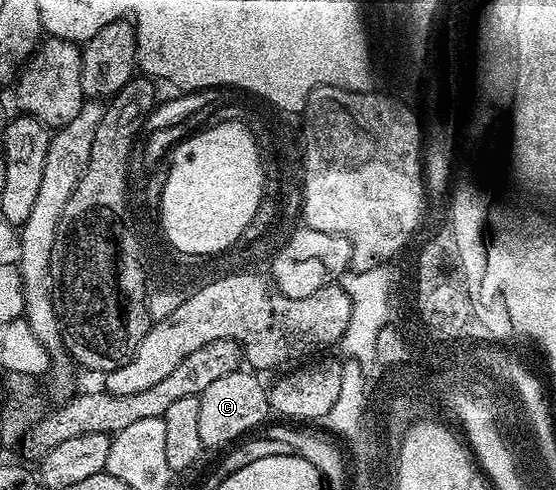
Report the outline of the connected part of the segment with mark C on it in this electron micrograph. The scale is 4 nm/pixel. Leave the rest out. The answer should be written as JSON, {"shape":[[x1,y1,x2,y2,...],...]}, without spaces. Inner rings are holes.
{"shape":[[250,371,229,373,208,383,208,387,204,387,204,391,198,394,198,434,207,450,218,449,226,444,229,446,245,438,254,431,249,429,256,428,266,416,271,416,267,386,262,386,253,376,257,377]]}

